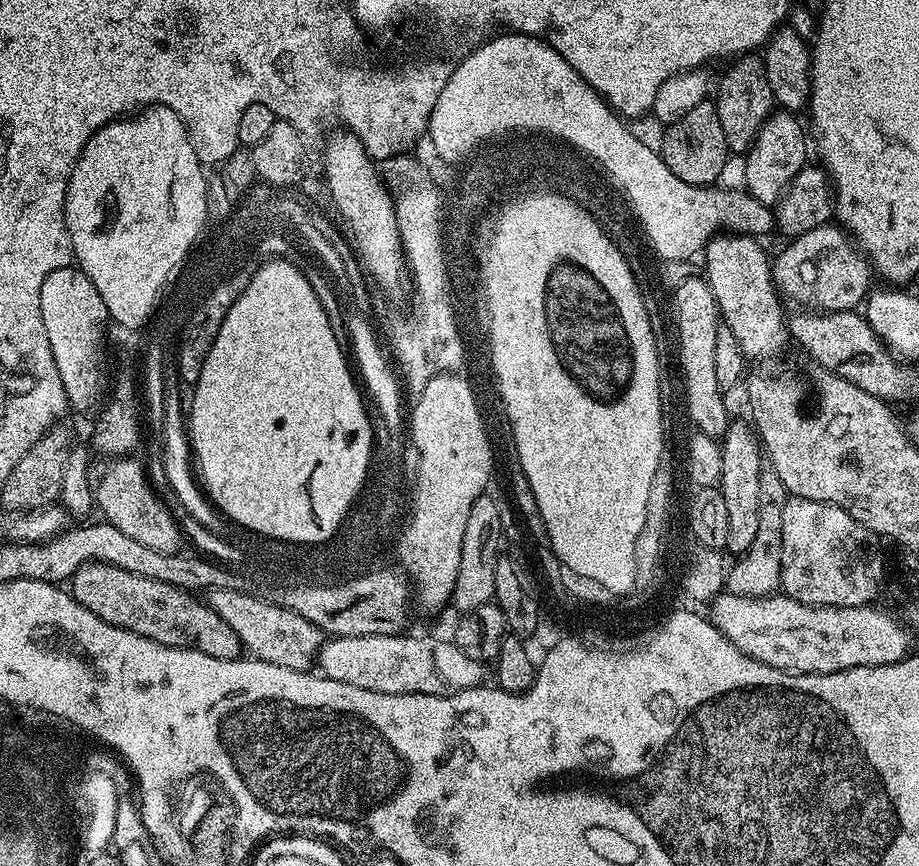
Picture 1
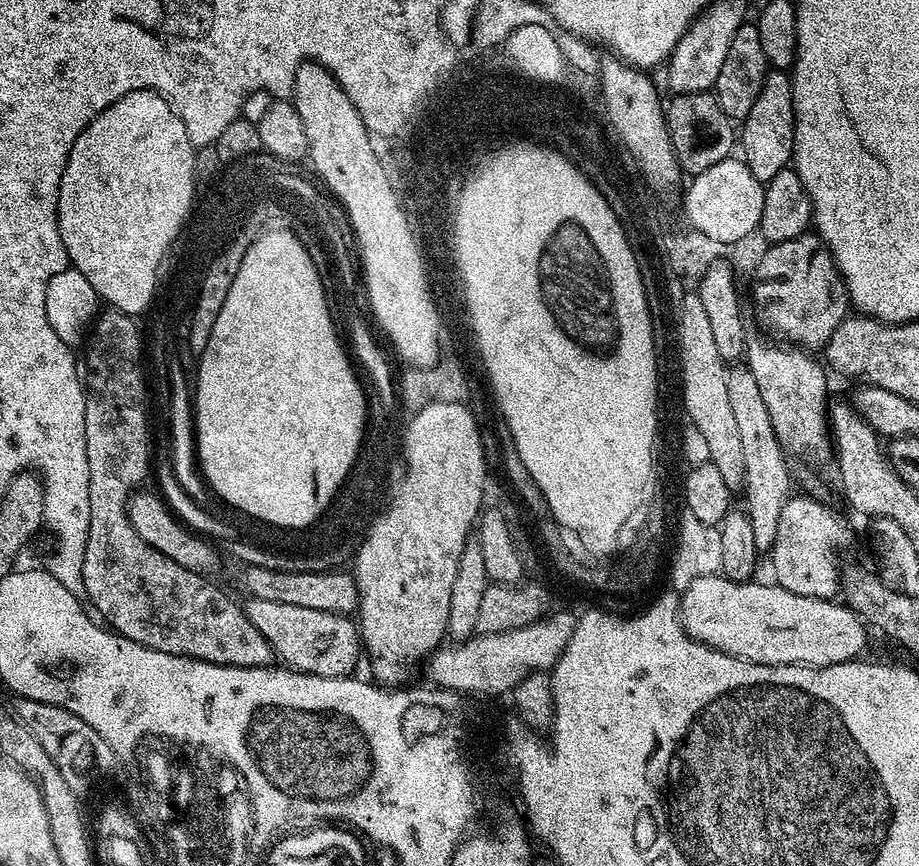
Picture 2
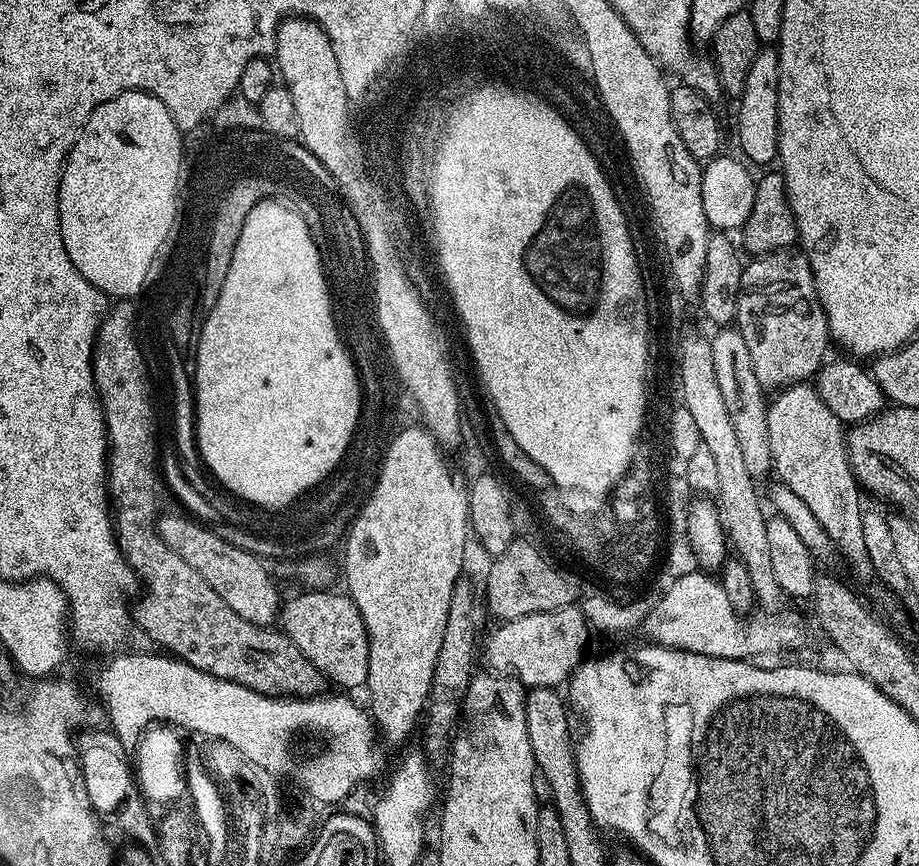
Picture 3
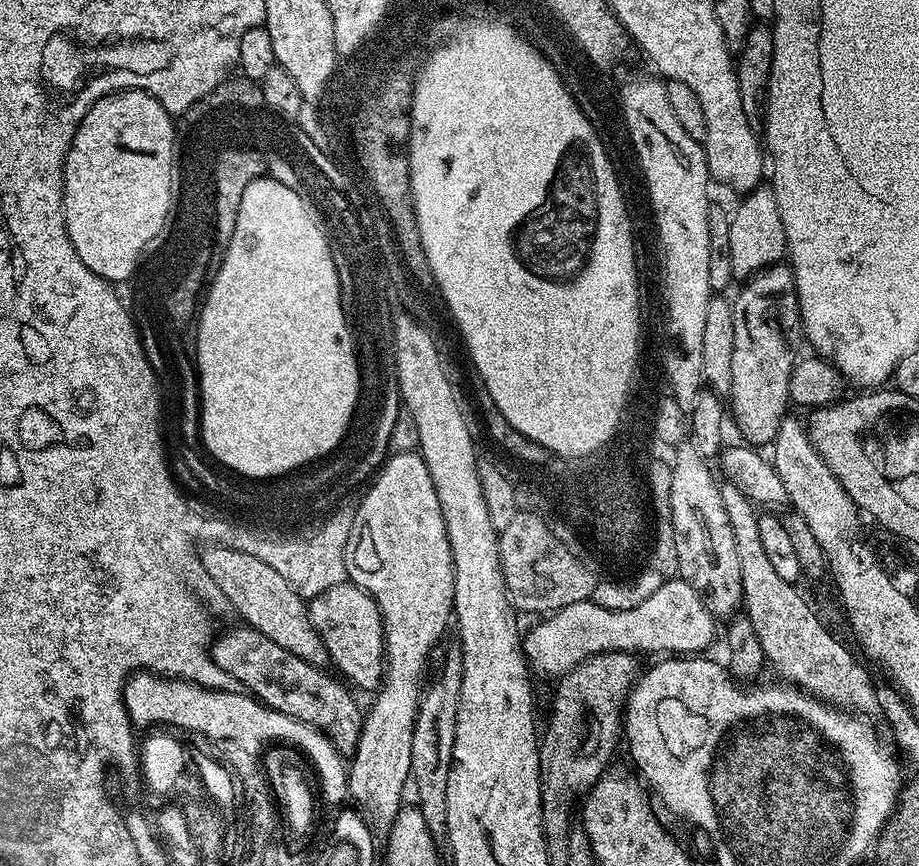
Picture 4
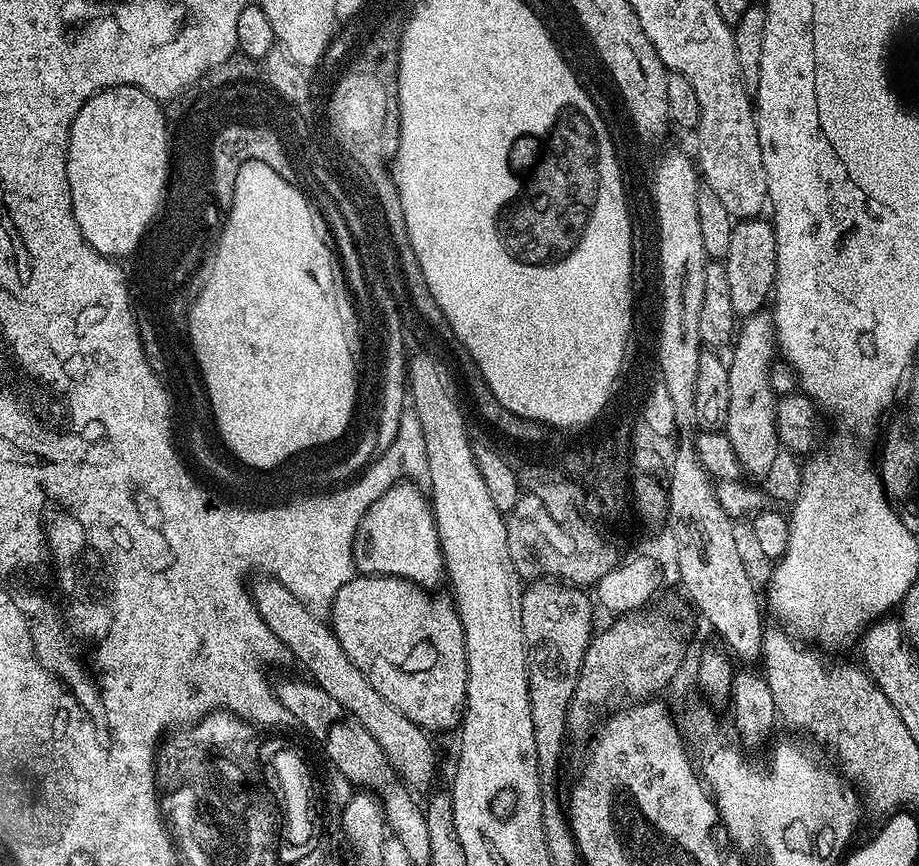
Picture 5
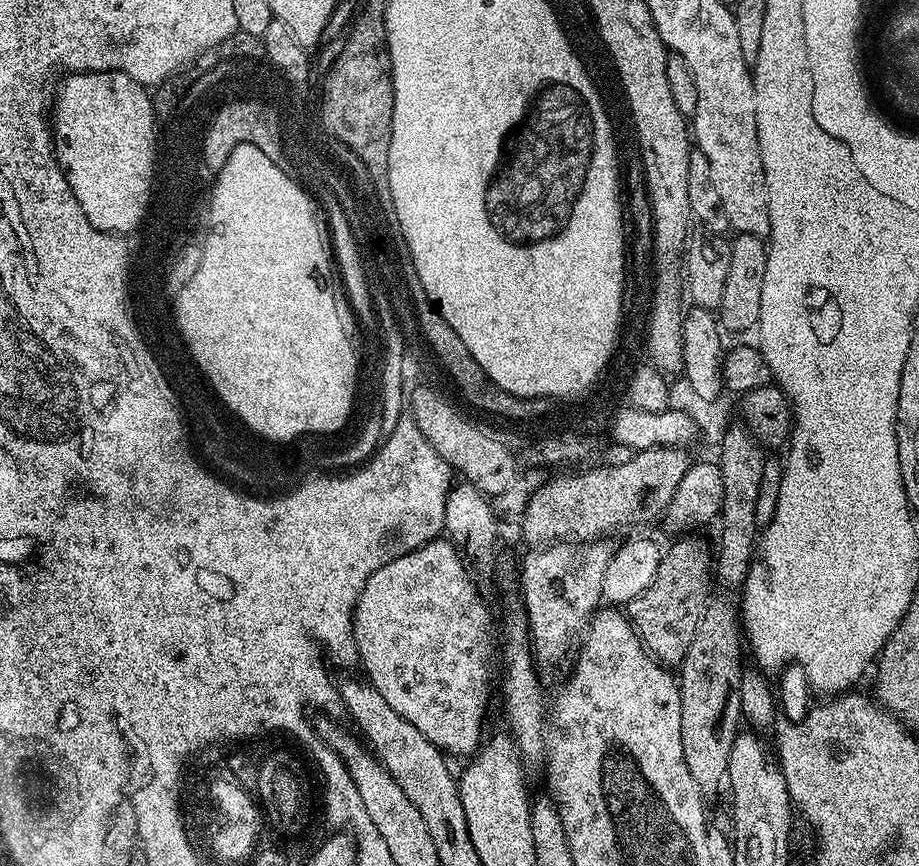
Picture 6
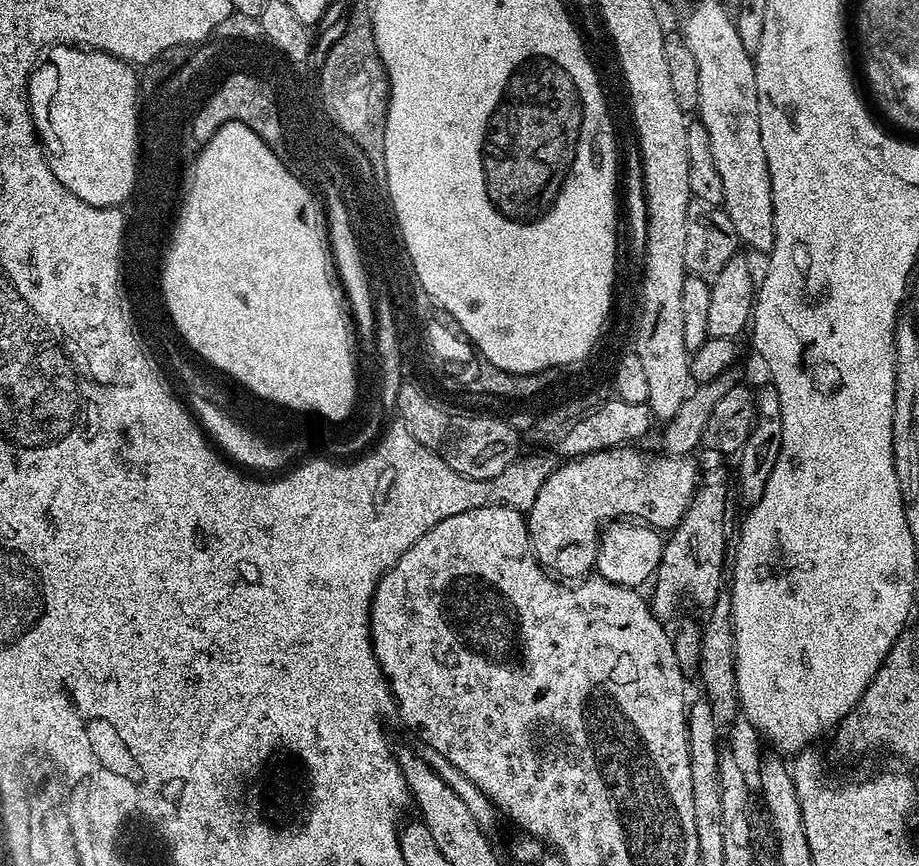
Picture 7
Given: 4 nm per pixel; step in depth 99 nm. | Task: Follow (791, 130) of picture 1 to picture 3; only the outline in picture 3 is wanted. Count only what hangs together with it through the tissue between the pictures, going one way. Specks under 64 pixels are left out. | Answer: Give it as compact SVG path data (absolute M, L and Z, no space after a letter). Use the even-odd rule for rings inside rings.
M761 47L754 58L754 66L750 66L750 75L746 78L746 90L738 97L740 109L736 112L736 140L740 143L743 159L749 165L768 164L778 156L778 98L780 97L780 54L775 47Z

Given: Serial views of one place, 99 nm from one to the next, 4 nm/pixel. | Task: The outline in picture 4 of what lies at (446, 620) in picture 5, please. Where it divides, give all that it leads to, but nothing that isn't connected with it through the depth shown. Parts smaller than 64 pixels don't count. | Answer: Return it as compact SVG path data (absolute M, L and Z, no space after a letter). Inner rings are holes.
M345 582L311 597L307 605L308 617L326 646L331 667L349 685L357 684L368 694L375 693L384 678L385 654L384 623L372 595L354 583Z

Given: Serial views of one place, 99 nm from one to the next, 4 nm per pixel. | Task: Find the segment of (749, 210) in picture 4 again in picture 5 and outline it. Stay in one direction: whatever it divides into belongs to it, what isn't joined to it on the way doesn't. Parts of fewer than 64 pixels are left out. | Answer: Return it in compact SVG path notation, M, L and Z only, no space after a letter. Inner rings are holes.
M764 218L733 223L730 250L722 263L737 317L747 318L761 311L769 303L776 287L776 235L771 223Z

